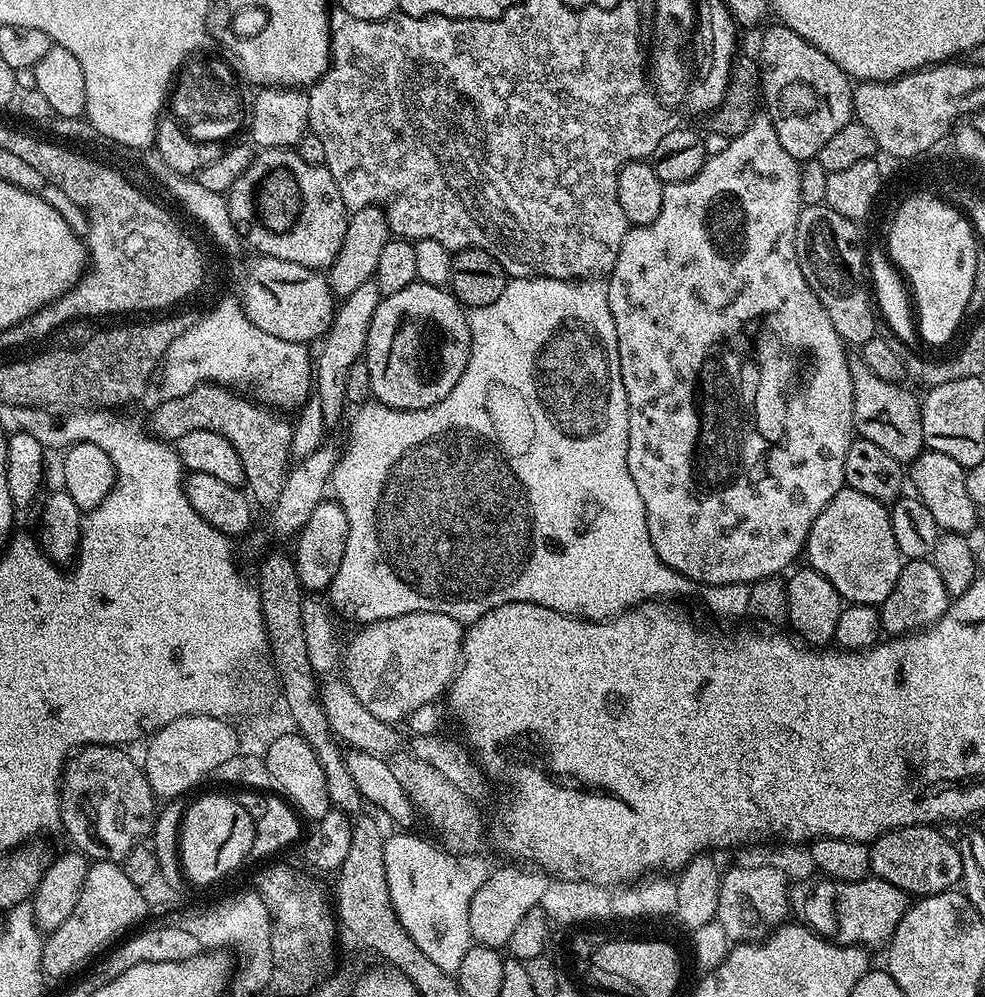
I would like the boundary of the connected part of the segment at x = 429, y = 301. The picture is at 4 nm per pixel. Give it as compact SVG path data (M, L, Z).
M417 282L406 286L406 290L398 290L398 294L381 299L378 310L374 310L374 318L370 318L370 334L366 338L362 359L370 370L372 396L387 407L414 411L442 402L442 398L458 386L458 378L462 378L471 353L472 339L464 305L447 287Z

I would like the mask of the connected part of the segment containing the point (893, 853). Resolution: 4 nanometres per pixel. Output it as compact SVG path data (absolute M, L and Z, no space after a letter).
M915 824L909 828L895 828L892 832L884 832L877 840L871 841L868 849L868 866L875 879L890 882L890 886L898 886L898 890L907 892L912 898L933 896L955 889L964 878L964 858L961 849L946 842L946 838L938 834L935 826L922 824Z

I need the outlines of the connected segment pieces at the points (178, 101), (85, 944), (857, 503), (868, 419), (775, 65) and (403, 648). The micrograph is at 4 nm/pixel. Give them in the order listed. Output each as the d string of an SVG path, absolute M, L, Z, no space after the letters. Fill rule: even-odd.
M192 58L181 67L178 79L170 89L170 104L176 107L174 112L175 119L179 120L180 125L188 133L190 138L201 140L202 142L224 142L227 136L232 136L240 128L240 123L246 120L246 104L240 101L241 81L238 79L232 67L223 59L200 60L204 58Z
M111 860L95 861L86 874L86 886L82 886L78 906L74 906L70 918L66 918L66 922L62 922L58 930L47 933L42 950L42 970L45 977L49 981L64 980L67 976L75 977L83 973L93 961L103 957L125 933L135 929L137 927L135 924L144 915L149 915L149 912L150 909L143 901L140 888L134 886L130 878L126 878L124 869L119 863Z
M847 486L834 494L826 510L818 514L808 535L806 560L814 571L833 583L844 602L873 606L884 603L905 565L898 542L894 542L891 511L881 501Z
M862 362L851 365L852 385L854 386L854 428L863 439L882 446L886 454L901 462L911 462L920 452L925 451L922 434L922 414L918 396L904 384L882 382Z
M772 22L760 40L758 75L762 104L778 134L778 142L794 159L813 159L826 146L832 135L853 119L850 77L837 64L830 62L806 38L794 34L785 24Z
M422 612L402 614L401 617L365 623L360 633L348 644L348 653L343 653L343 679L347 680L354 698L382 722L396 726L399 720L407 721L414 710L427 704L436 704L447 693L460 670L464 655L465 625L450 618L450 614Z

